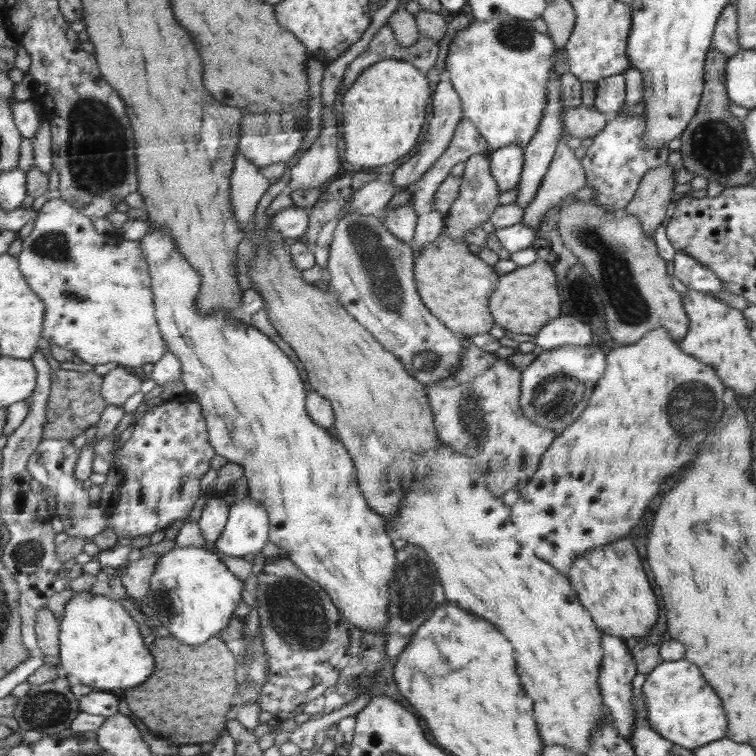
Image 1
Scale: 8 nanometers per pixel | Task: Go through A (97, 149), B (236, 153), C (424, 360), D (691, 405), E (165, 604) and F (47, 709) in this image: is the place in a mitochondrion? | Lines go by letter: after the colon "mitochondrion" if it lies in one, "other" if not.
A: mitochondrion
B: other
C: mitochondrion
D: mitochondrion
E: mitochondrion
F: mitochondrion

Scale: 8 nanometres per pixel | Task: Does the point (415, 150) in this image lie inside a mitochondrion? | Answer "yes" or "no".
no

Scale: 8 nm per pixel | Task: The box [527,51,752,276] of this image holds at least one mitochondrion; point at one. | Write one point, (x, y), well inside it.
(716, 144)

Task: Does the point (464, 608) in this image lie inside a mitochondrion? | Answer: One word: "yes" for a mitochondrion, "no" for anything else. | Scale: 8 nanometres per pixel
no

